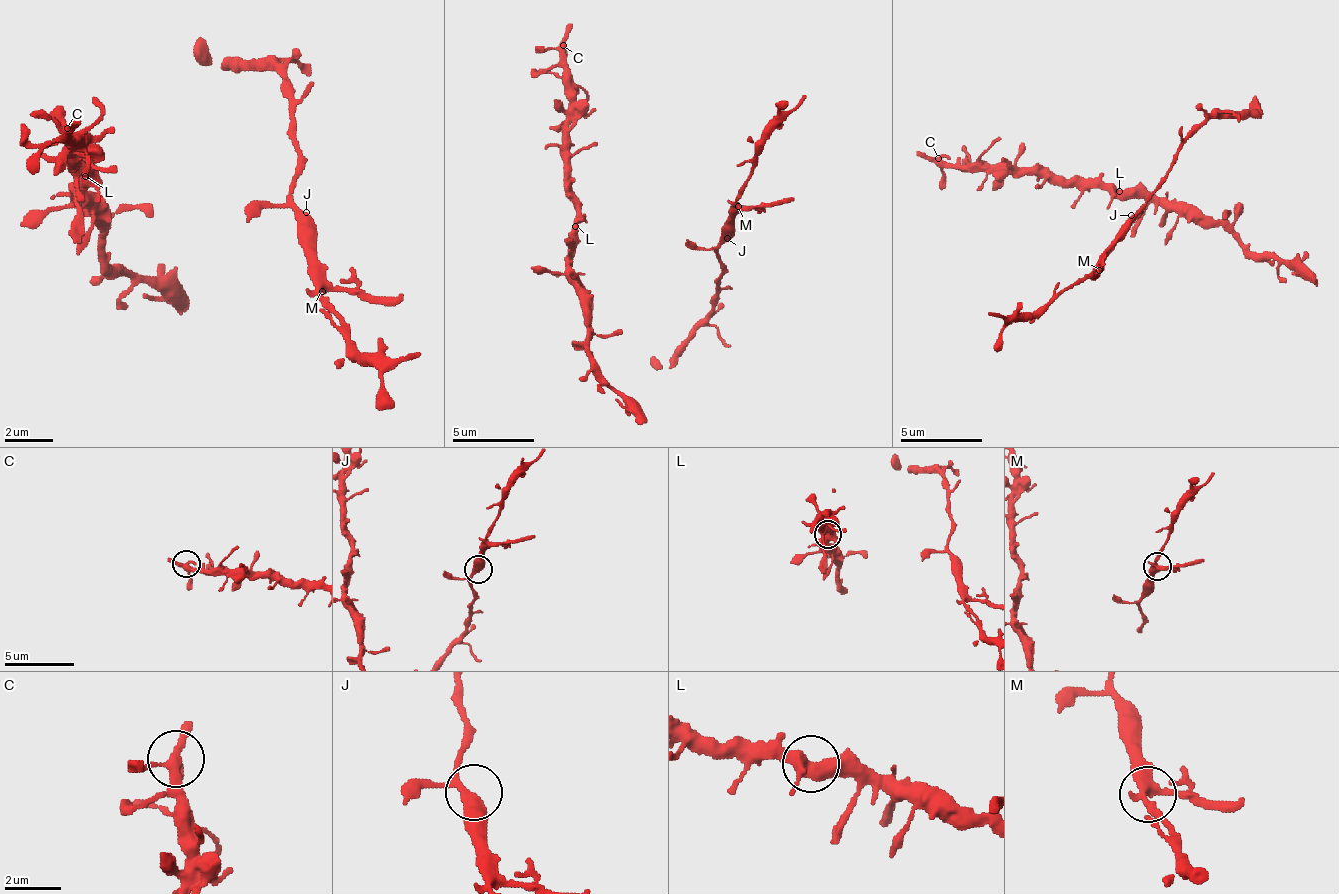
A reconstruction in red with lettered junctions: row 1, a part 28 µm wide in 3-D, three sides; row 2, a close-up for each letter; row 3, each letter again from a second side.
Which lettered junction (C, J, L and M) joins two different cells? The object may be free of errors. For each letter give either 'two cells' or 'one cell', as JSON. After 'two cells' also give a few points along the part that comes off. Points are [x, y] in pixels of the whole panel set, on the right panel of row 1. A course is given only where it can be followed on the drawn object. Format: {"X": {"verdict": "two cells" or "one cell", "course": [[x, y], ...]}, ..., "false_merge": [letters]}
{"C": {"verdict": "one cell"}, "J": {"verdict": "one cell"}, "L": {"verdict": "one cell"}, "M": {"verdict": "two cells", "course": [[1098, 269], [1102, 269], [1090, 277]]}, "false_merge": ["M"]}

